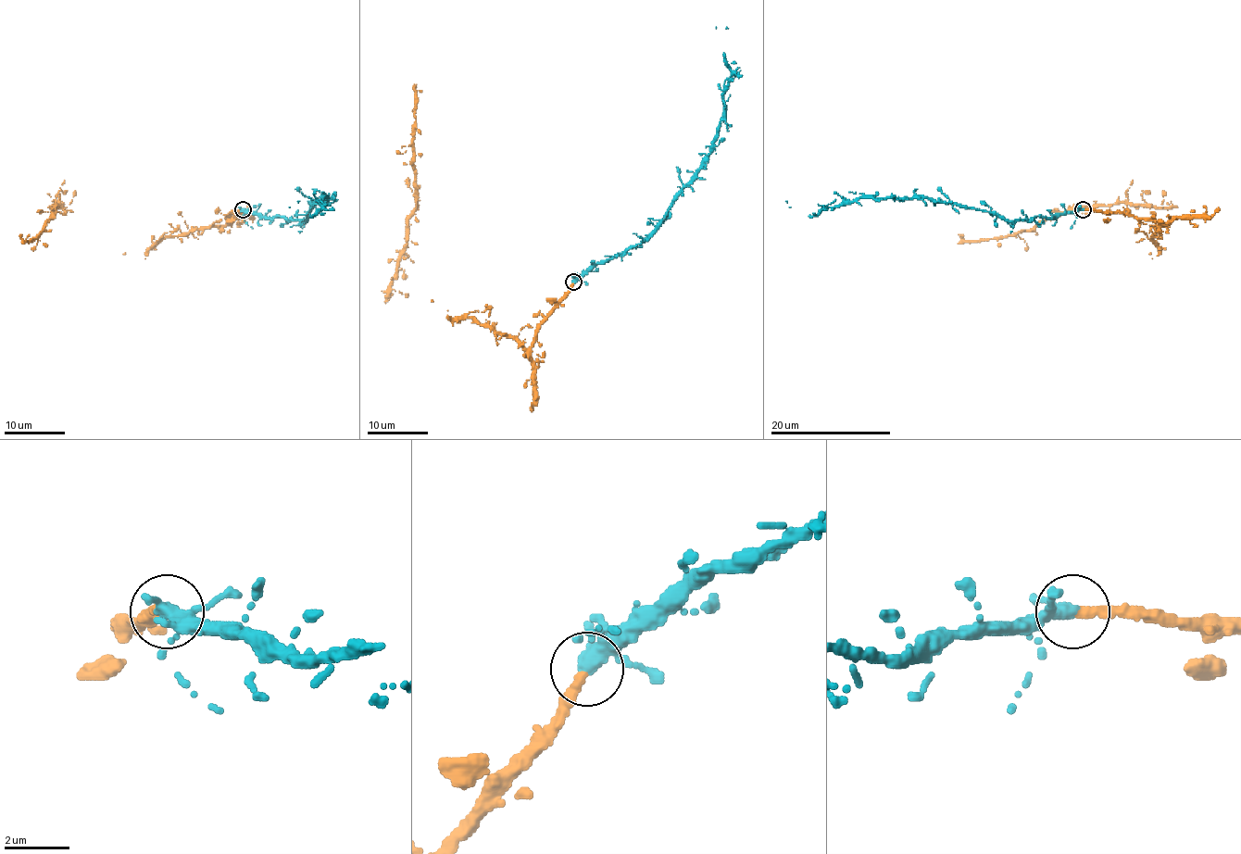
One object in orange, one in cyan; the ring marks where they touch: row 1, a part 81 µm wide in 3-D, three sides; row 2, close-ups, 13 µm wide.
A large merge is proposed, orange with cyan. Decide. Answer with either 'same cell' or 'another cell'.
same cell

